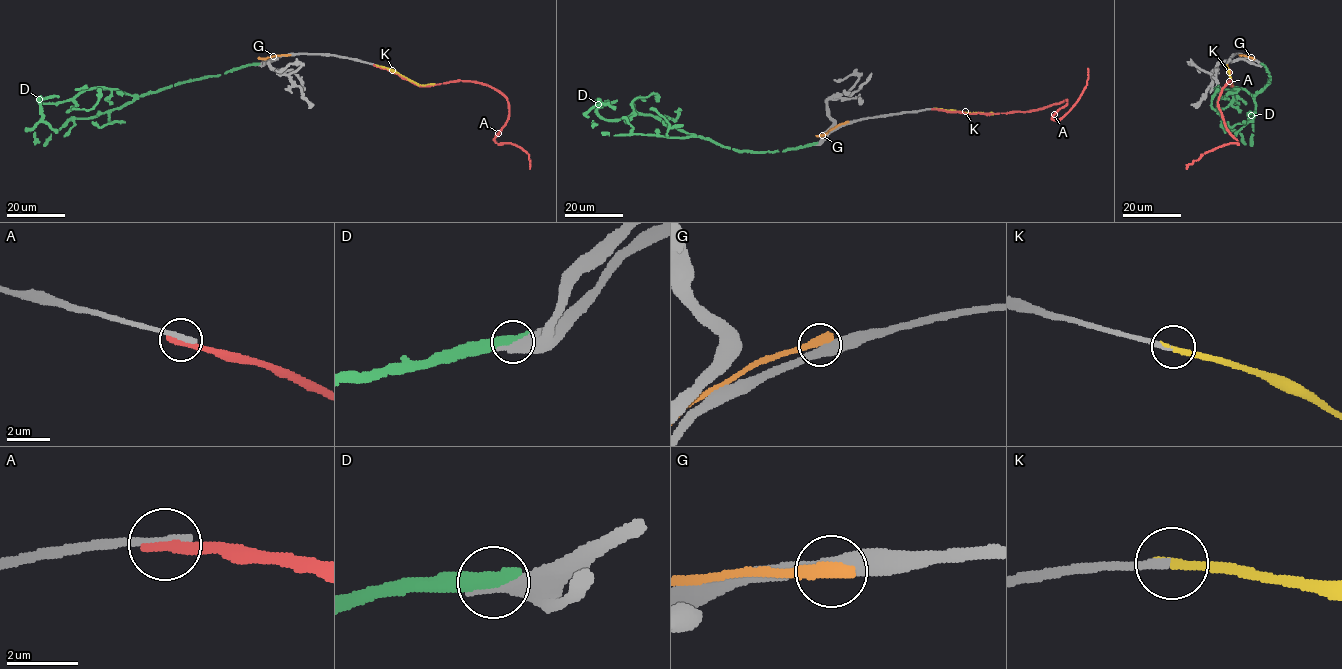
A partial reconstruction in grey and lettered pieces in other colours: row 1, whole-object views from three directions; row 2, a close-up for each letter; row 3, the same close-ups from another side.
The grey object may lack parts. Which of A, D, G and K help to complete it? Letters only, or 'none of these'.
K

